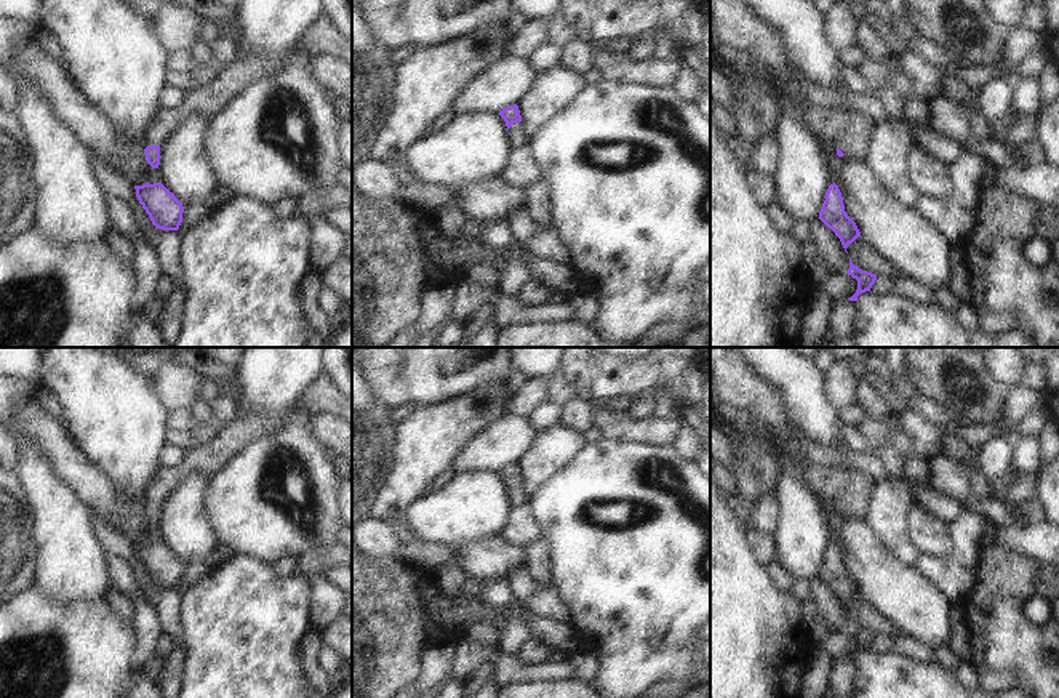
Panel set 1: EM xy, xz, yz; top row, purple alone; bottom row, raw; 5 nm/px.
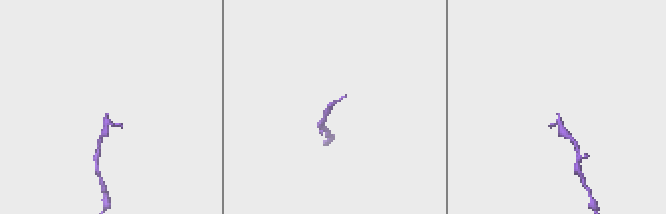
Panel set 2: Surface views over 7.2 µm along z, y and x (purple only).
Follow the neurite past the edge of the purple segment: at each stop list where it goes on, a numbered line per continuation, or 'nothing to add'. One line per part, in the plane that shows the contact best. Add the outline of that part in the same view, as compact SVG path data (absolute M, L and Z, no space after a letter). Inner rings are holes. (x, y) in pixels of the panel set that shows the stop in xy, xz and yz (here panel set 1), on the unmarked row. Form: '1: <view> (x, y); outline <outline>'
1: xz (515, 490); outline M522 480L512 482L512 485L509 487L509 495L512 498L512 507L528 503Z

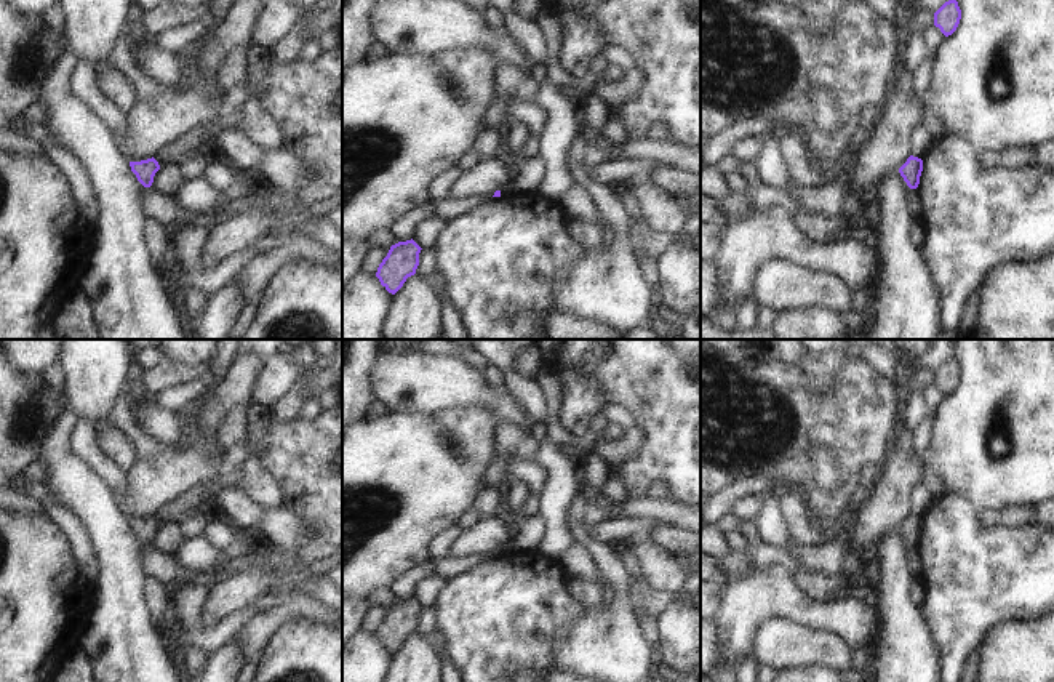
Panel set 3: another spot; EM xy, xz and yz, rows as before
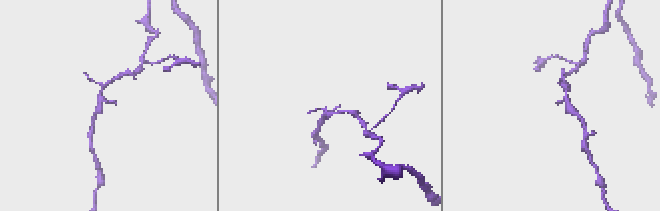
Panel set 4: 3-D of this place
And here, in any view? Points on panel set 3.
nothing to add

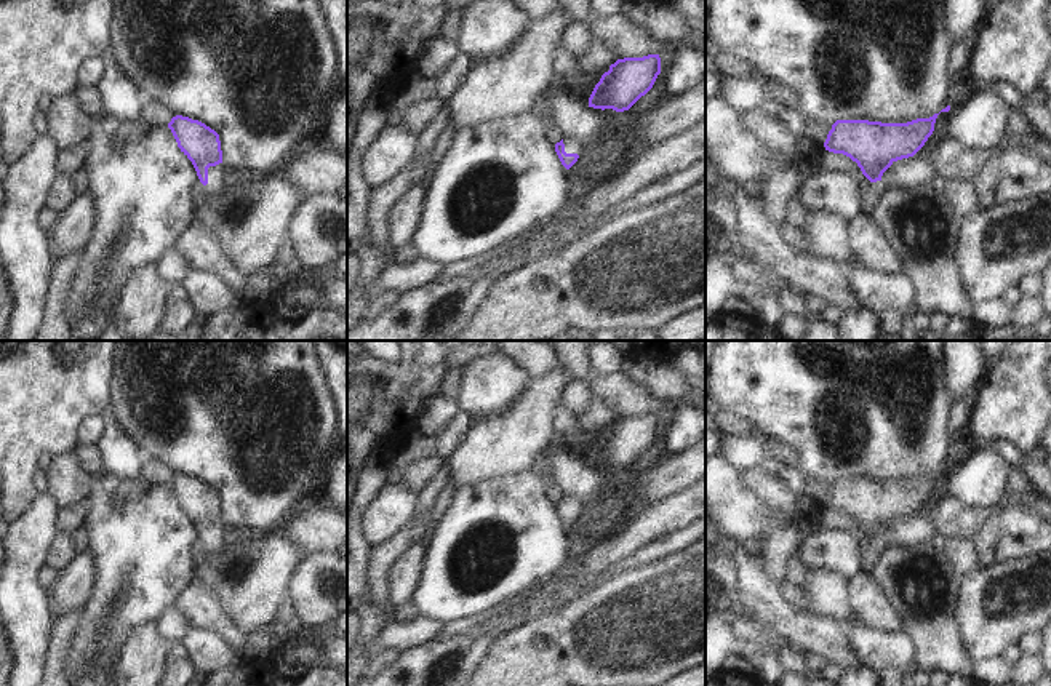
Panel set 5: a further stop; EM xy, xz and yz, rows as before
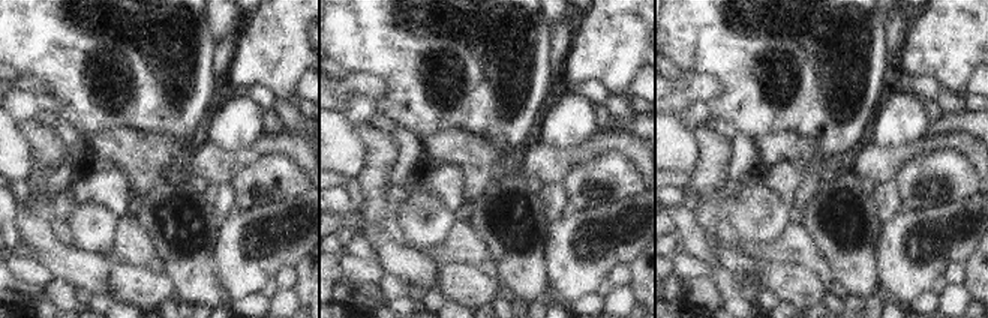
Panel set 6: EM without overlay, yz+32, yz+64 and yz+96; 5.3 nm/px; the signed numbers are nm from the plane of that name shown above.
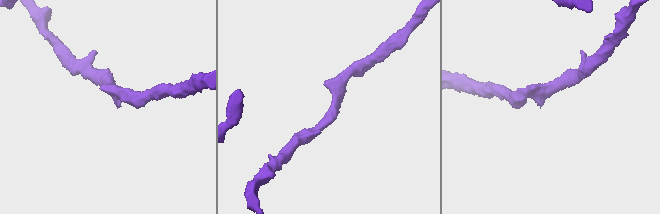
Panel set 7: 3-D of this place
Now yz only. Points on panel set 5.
nothing to add

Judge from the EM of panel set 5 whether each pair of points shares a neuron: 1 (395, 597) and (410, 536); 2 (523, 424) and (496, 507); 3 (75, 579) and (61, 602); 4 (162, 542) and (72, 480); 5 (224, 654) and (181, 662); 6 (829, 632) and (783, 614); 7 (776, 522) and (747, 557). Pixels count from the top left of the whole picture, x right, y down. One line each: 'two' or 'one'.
1: two
2: two
3: one
4: two
5: two
6: one
7: two

